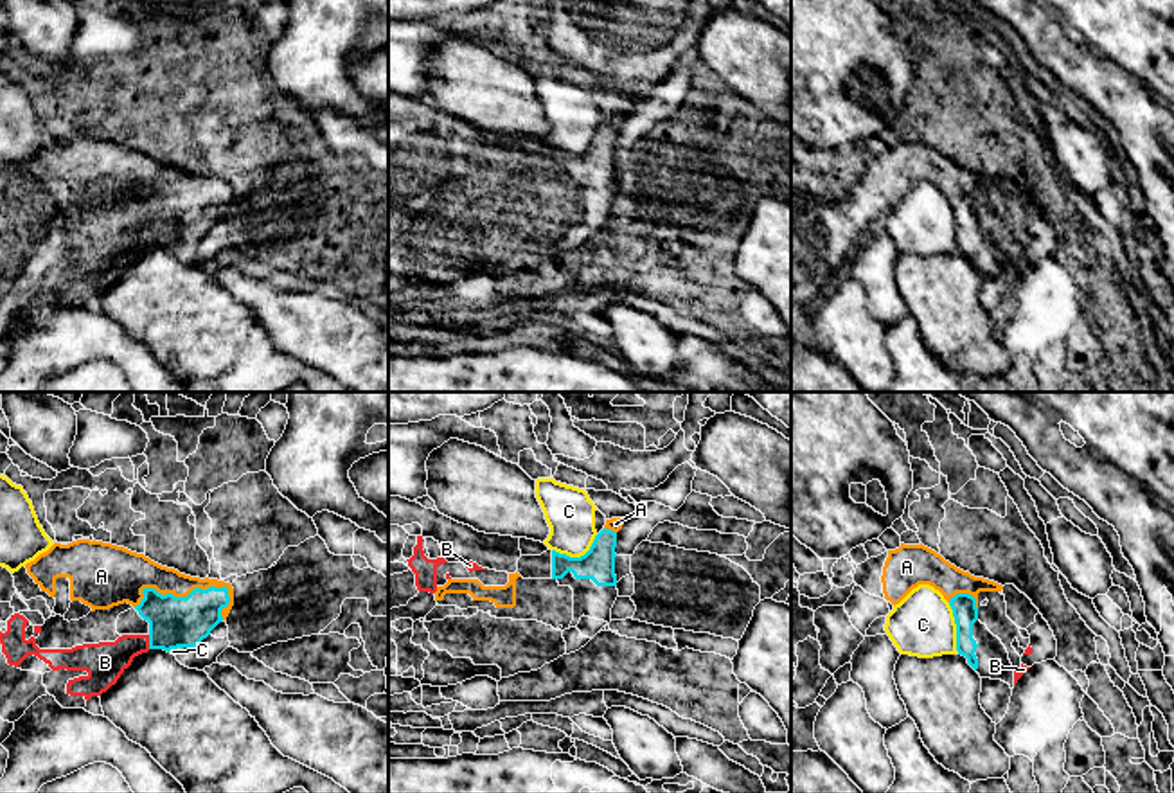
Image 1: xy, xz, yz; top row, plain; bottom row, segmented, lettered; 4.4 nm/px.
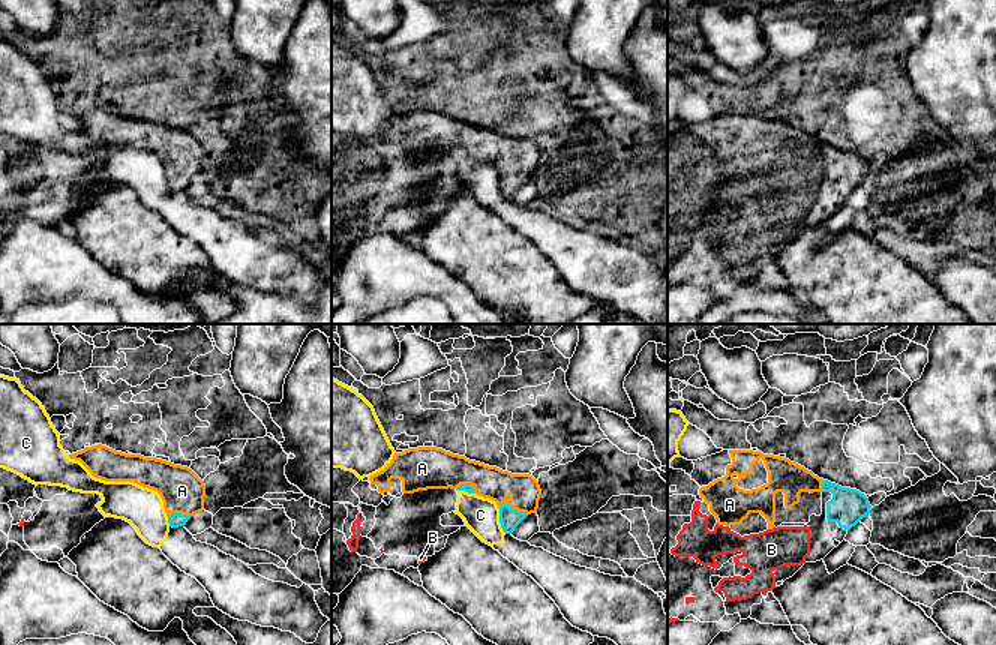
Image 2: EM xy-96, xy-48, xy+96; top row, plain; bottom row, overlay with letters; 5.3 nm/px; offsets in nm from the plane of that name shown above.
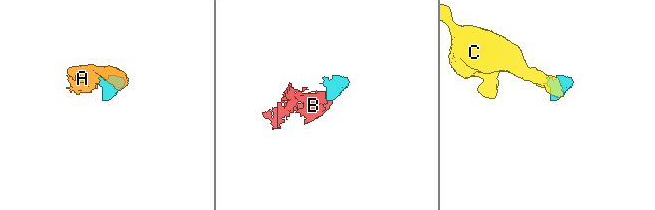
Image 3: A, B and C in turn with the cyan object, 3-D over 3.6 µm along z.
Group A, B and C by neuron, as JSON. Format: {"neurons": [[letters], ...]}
{"neurons": [["A", "B"], ["C"]]}

